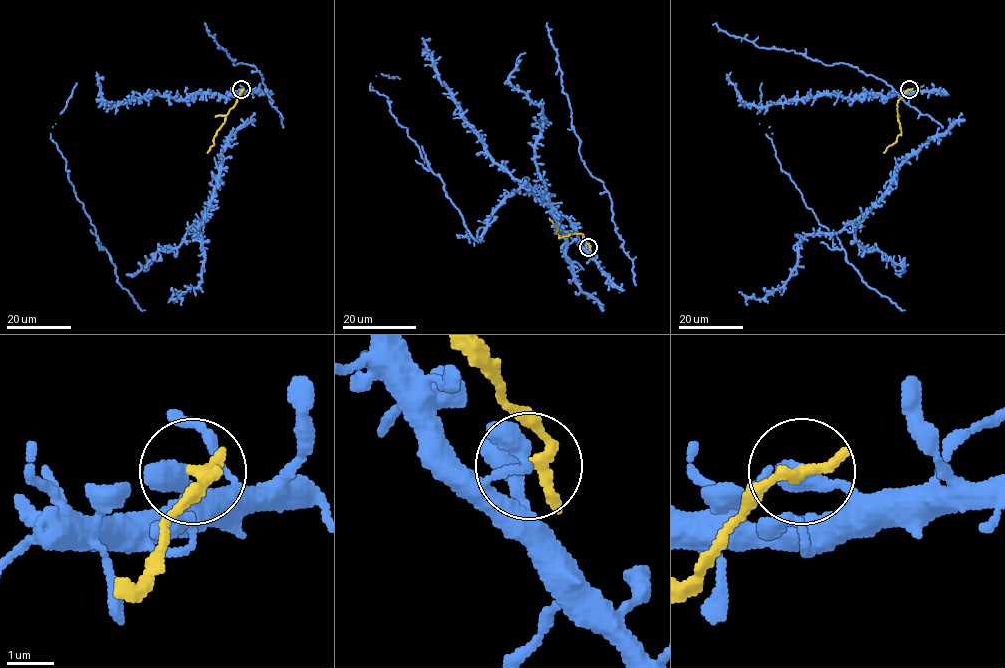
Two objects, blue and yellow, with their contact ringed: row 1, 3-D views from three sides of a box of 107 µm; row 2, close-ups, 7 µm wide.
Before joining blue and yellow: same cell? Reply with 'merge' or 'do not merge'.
do not merge

